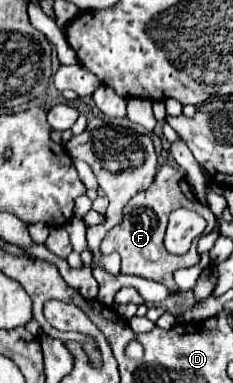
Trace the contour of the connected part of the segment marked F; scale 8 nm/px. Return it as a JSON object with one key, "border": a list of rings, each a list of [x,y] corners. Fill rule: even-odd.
{"border":[[[164,163],[164,165],[158,167],[152,185],[148,189],[140,191],[138,195],[134,195],[128,201],[128,205],[122,209],[122,221],[106,233],[100,251],[118,251],[120,257],[122,257],[122,273],[154,279],[158,283],[164,283],[172,293],[180,293],[180,289],[176,287],[176,283],[172,279],[172,273],[176,269],[180,269],[180,267],[196,265],[200,261],[200,257],[196,253],[196,245],[192,245],[190,251],[184,257],[174,257],[164,247],[164,233],[166,233],[166,225],[168,225],[168,215],[170,215],[170,211],[174,211],[178,207],[196,211],[208,221],[204,235],[214,229],[212,211],[198,203],[198,199],[194,197],[192,189],[188,187],[186,175],[180,169],[172,167],[170,163]]]}

